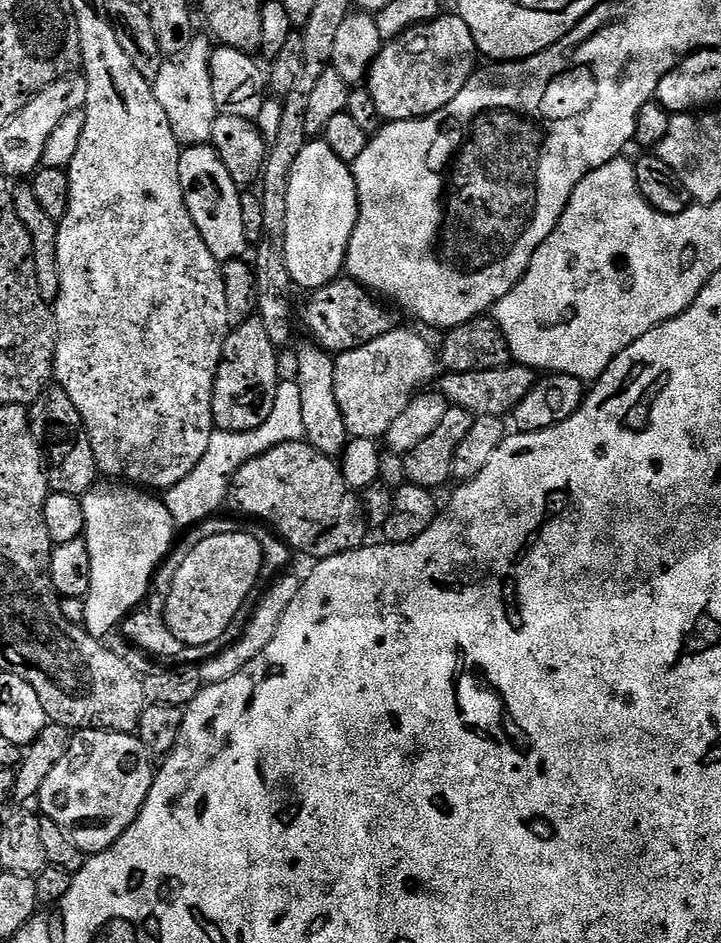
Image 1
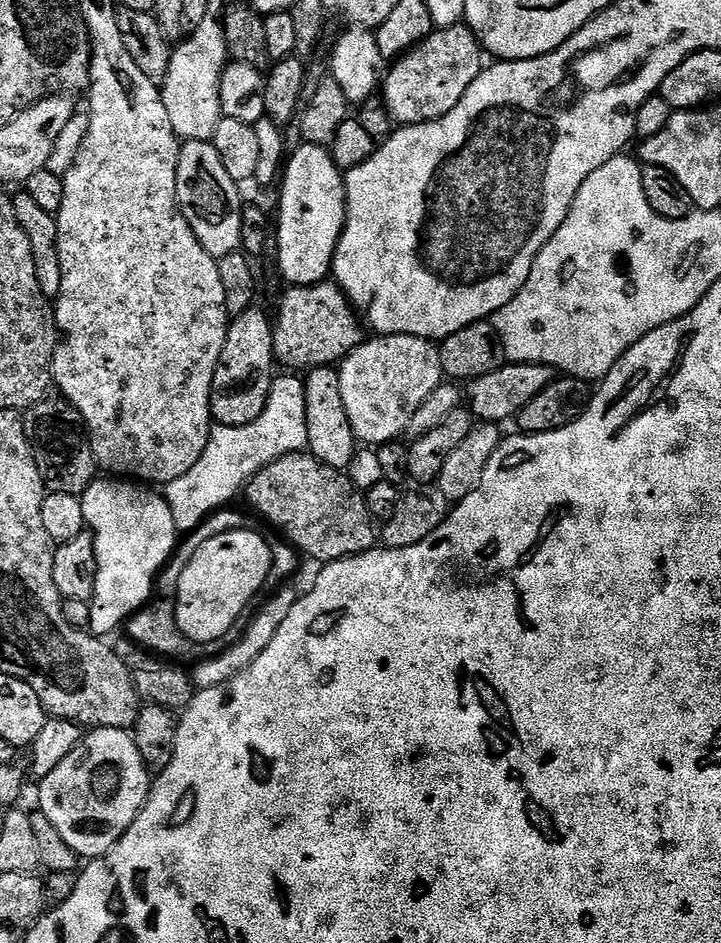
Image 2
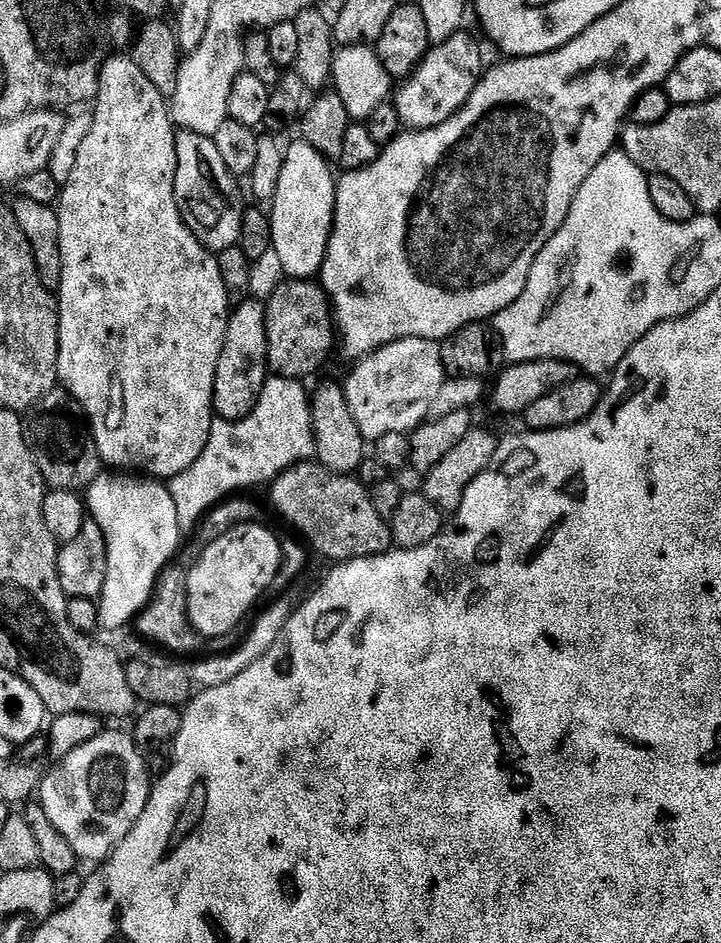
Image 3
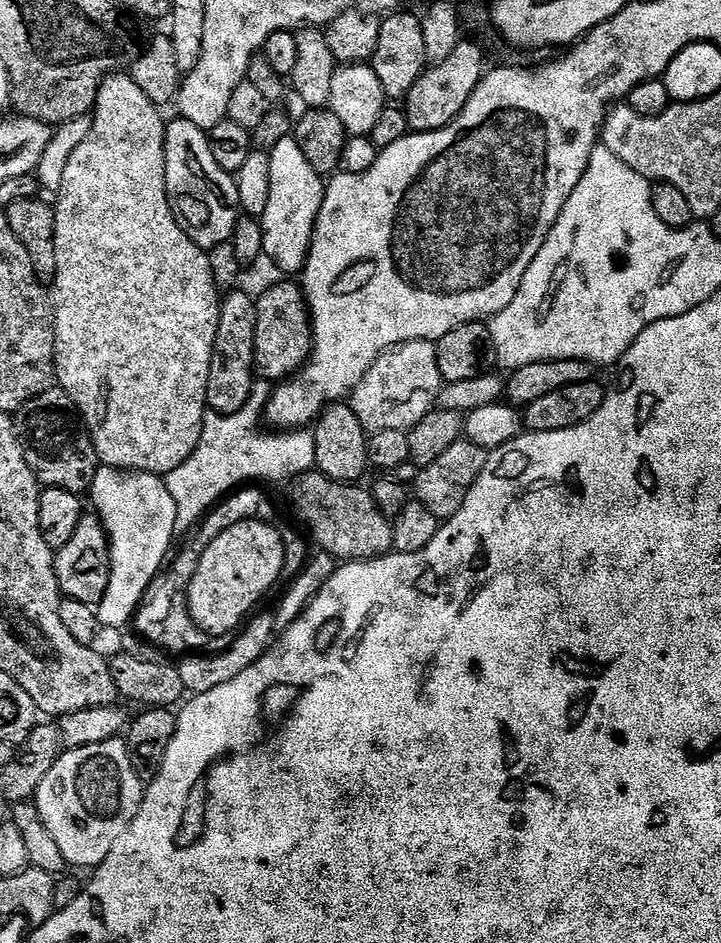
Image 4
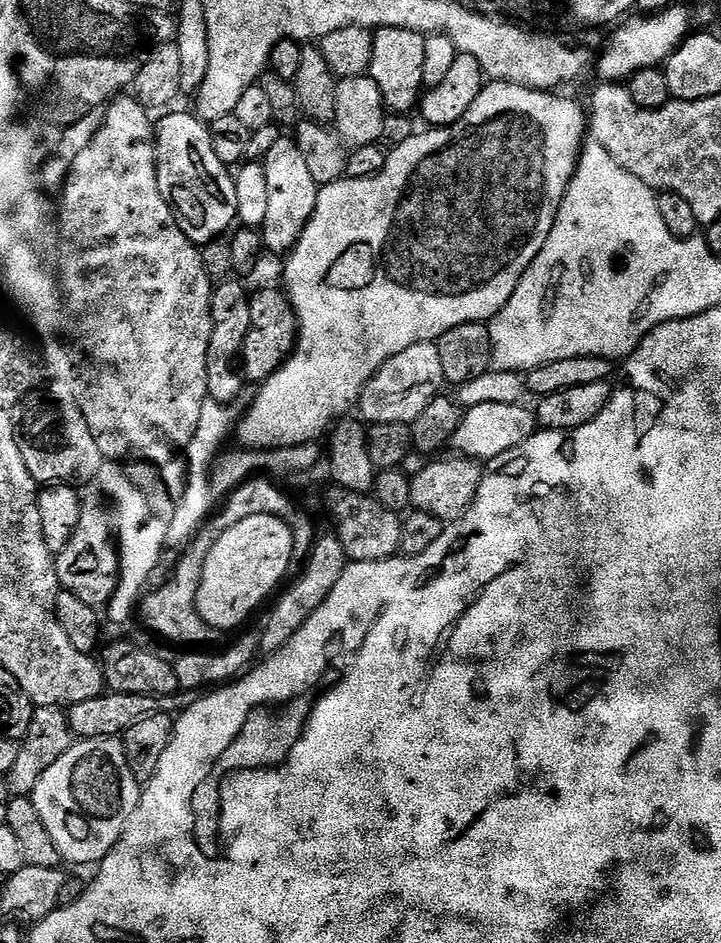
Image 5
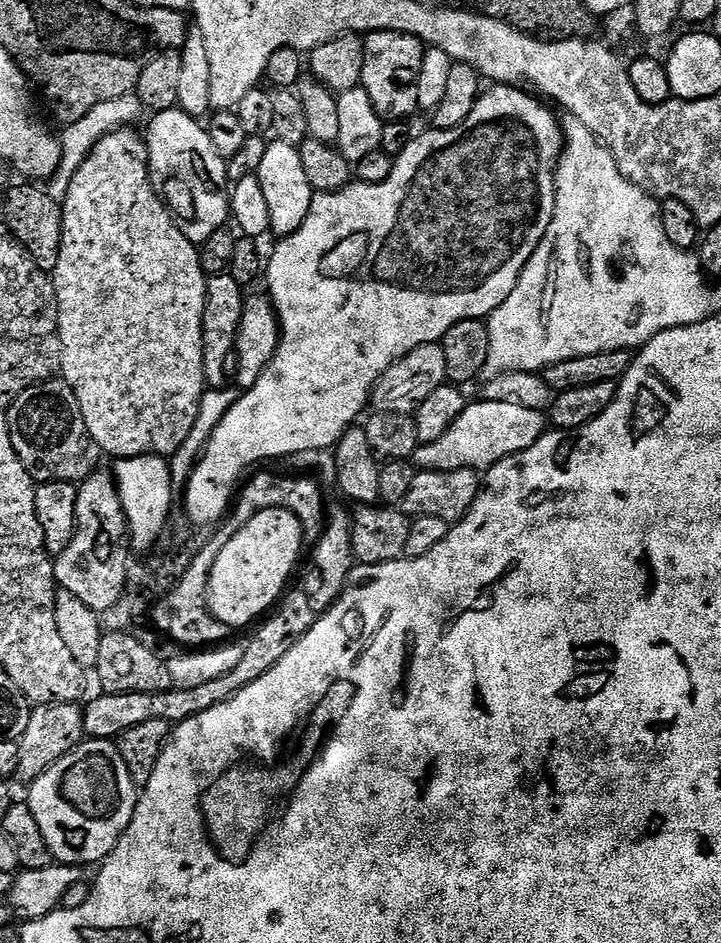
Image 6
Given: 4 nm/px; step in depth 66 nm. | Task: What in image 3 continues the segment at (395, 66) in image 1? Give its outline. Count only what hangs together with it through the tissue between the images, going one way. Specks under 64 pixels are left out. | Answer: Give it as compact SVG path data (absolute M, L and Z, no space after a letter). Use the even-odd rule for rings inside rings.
M467 31L455 32L446 42L434 44L429 47L424 60L413 70L412 75L403 81L404 84L395 89L394 105L400 115L400 123L405 129L421 132L427 128L438 126L452 117L461 106L470 98L470 94L476 89L476 82L482 75L480 68L480 48L472 36L467 36Z

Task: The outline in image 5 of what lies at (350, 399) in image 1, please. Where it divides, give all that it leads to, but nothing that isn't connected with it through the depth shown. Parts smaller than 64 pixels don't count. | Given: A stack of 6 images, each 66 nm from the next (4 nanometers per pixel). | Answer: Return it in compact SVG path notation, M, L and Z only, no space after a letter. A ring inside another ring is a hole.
M435 342L415 344L402 354L394 354L380 369L368 379L358 401L358 412L369 425L404 424L411 425L441 395L446 381L442 374L442 358L438 355Z

